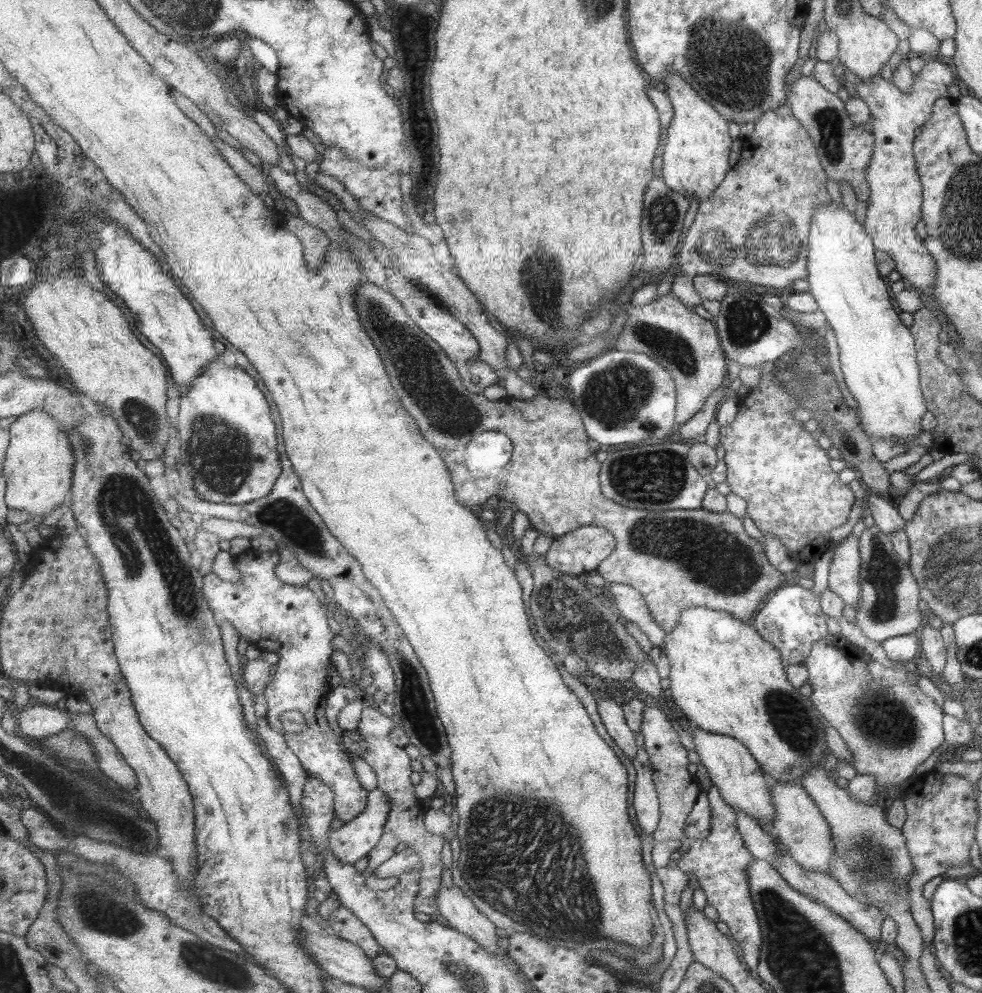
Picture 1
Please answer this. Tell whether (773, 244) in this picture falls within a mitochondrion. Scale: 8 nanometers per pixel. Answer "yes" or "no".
yes

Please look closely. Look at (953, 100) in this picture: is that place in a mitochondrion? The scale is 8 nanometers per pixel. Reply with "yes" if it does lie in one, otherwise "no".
no

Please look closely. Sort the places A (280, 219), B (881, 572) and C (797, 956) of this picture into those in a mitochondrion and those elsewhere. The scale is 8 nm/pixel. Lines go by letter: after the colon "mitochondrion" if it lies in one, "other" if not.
A: other
B: mitochondrion
C: mitochondrion

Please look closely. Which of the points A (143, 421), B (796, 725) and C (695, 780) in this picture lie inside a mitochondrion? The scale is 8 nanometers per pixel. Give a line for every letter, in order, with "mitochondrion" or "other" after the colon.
A: mitochondrion
B: mitochondrion
C: other

